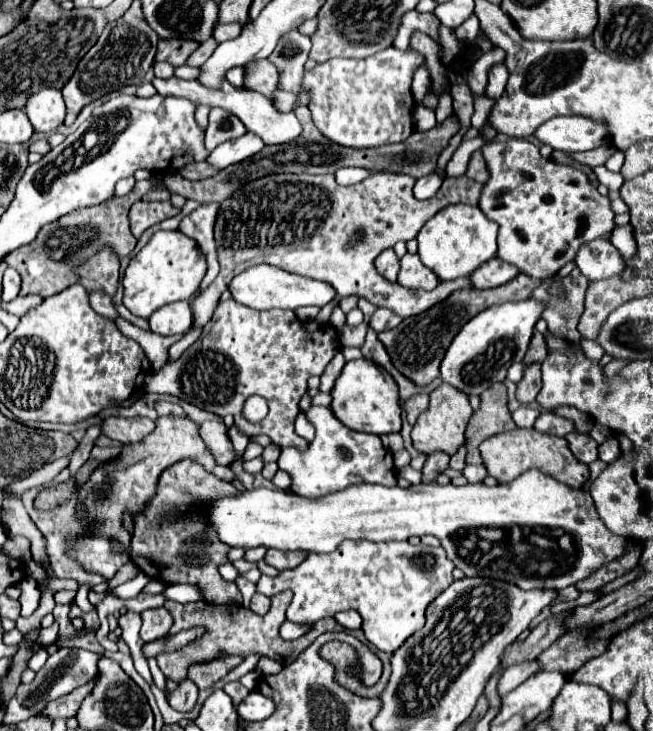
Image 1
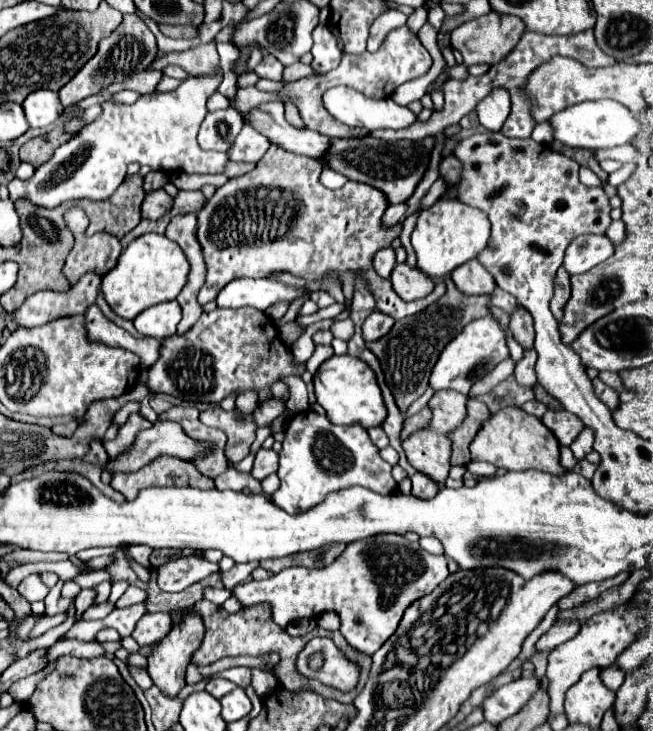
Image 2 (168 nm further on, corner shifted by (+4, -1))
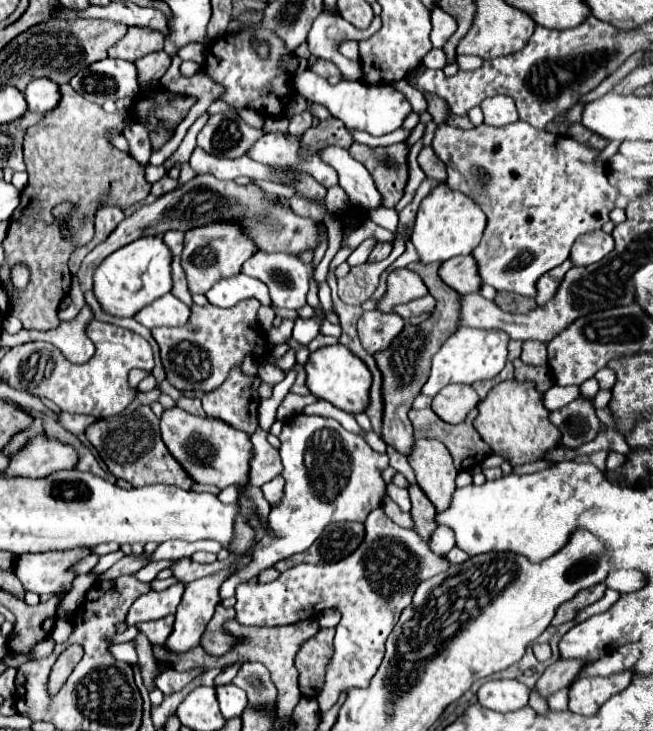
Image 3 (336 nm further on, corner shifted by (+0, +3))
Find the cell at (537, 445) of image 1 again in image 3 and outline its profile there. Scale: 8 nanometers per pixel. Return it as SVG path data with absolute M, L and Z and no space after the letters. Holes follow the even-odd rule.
M502 381L490 389L484 401L478 403L478 417L474 429L494 449L496 455L506 457L512 465L522 465L540 459L560 443L560 431L548 419L548 409L542 403L542 393L532 381Z

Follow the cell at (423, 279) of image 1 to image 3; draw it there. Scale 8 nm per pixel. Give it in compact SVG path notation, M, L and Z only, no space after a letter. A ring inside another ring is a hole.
M406 267L404 269L394 269L388 275L386 293L378 301L376 309L382 311L382 313L392 313L396 305L420 299L424 295L428 295L428 289L424 287L424 281L416 273L412 273Z

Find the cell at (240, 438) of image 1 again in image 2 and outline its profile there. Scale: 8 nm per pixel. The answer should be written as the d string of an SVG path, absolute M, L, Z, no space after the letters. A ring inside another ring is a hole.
M244 391L237 396L235 405L240 414L251 414L257 407L258 394L256 391Z

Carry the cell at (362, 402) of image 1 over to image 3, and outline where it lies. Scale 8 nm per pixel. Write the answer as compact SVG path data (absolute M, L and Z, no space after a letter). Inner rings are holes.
M336 343L312 351L304 369L306 369L306 387L316 397L330 401L334 407L346 413L360 413L368 407L368 389L372 385L372 375L368 367L344 345Z

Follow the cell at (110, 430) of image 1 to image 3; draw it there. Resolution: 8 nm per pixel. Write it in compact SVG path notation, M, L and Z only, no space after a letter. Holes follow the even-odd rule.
M146 405L114 421L100 419L92 423L86 429L86 439L96 447L108 471L116 479L128 481L132 487L164 483L164 485L176 485L182 489L190 489L194 485L192 479L184 475L184 469L180 467L180 463L176 463L176 459L172 459L172 455L164 447L164 441L160 439L160 429L158 429L158 417Z

